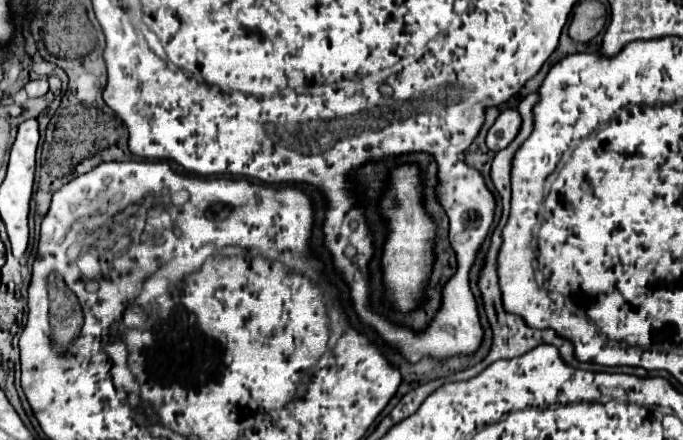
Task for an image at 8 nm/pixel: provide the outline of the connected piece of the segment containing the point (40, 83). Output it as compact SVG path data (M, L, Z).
M36 78L36 80L30 80L26 86L24 86L26 94L28 96L40 96L48 90L48 82L44 78Z

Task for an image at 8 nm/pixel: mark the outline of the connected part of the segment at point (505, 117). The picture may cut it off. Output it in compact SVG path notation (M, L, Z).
M514 108L504 110L504 112L496 118L494 126L488 130L486 146L488 146L492 152L498 152L498 150L506 148L506 146L514 140L514 136L518 134L520 122L522 122L522 120L520 120L520 114L518 114Z

